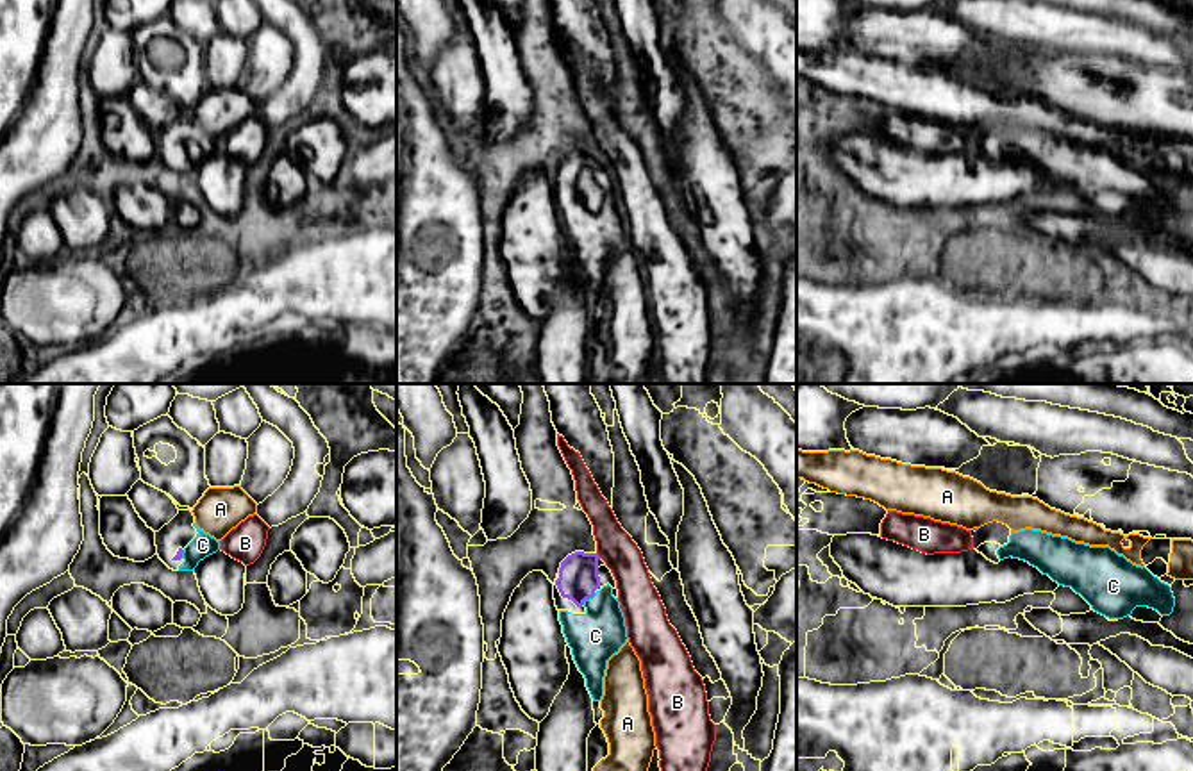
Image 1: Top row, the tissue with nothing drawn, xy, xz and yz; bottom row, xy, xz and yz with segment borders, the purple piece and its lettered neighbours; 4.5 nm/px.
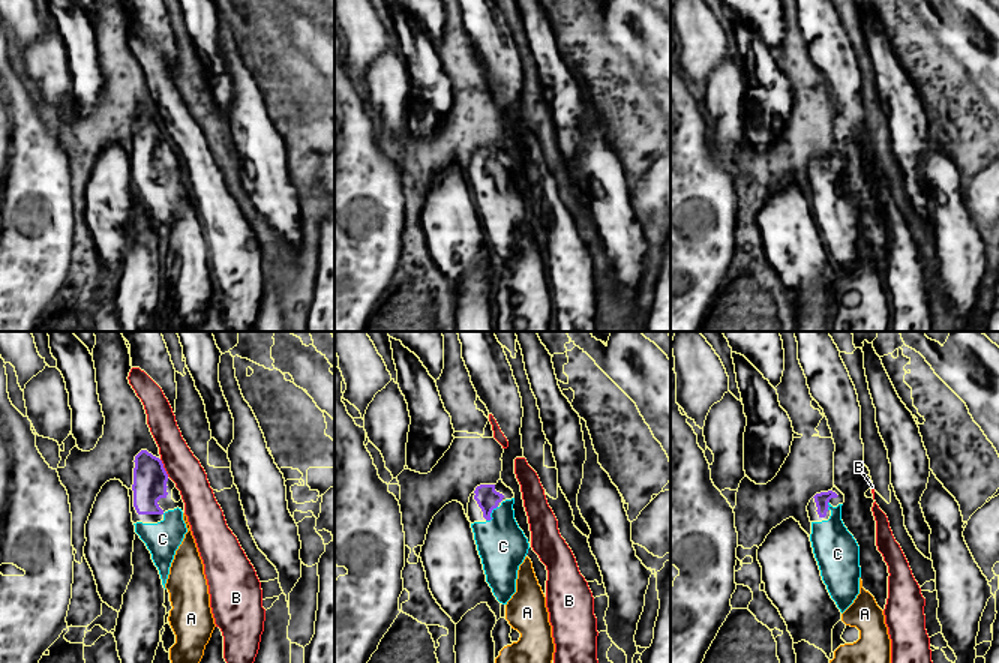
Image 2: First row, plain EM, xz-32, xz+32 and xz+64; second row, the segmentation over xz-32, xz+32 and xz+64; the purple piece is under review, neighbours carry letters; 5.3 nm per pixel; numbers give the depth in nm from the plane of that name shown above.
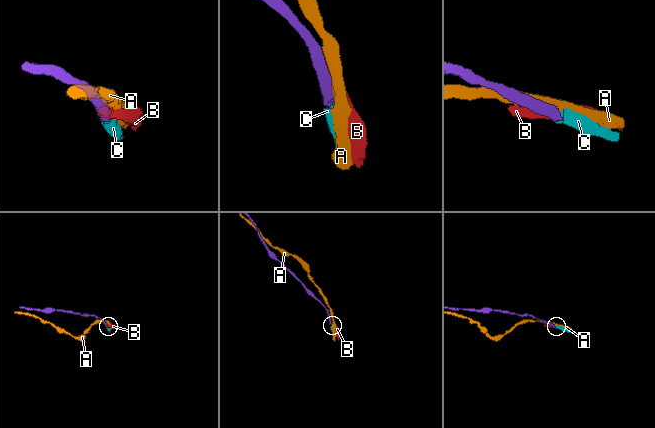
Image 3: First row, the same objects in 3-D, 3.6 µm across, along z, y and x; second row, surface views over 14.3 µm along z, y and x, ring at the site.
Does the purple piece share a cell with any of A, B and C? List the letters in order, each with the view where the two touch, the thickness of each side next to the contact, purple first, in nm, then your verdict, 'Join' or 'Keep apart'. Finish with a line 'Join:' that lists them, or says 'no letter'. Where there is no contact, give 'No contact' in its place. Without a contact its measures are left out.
A: Touches purple in yz. Thickness 20 nm (purple) against 240 nm. Keep apart
B: Touches purple in xz. Thickness 180 nm (purple) against 170 nm. Keep apart
C: Touches purple in xz. Thickness 180 nm (purple) against 220 nm. Join
Join: C

